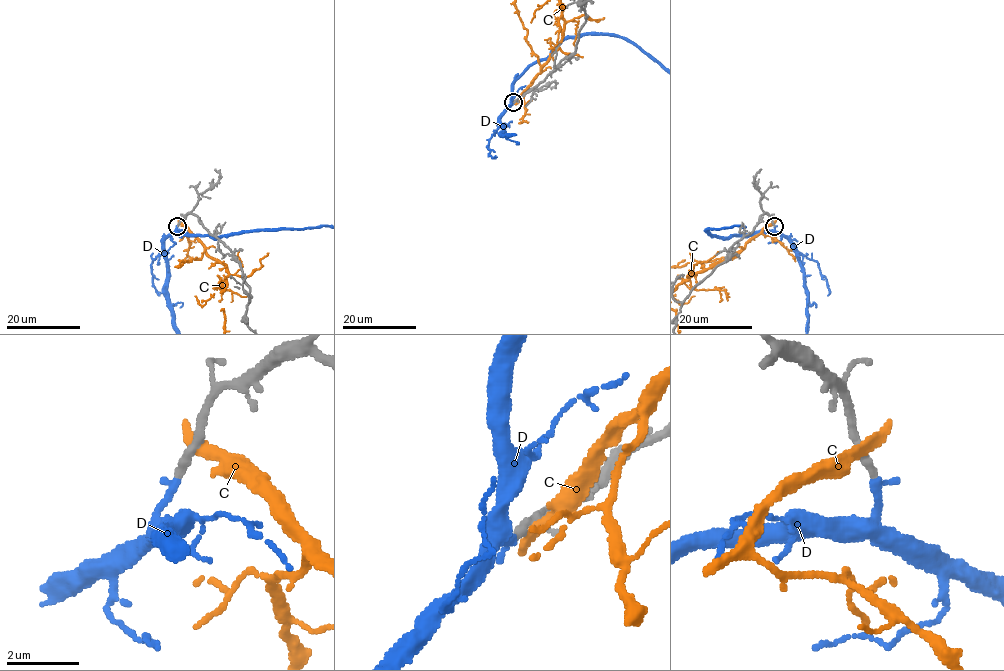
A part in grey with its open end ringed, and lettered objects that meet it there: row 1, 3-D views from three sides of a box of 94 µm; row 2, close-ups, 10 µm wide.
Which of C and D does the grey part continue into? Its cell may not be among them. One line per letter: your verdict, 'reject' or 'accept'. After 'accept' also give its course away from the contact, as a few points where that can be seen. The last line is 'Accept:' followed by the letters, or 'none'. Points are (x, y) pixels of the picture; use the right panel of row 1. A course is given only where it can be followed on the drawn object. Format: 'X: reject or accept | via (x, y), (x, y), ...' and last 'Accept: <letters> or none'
C: reject
D: accept
Accept: D

